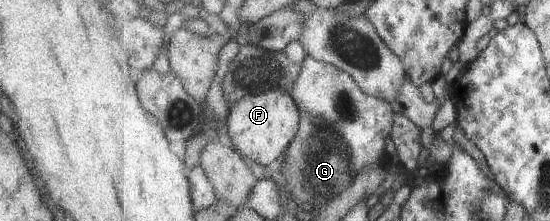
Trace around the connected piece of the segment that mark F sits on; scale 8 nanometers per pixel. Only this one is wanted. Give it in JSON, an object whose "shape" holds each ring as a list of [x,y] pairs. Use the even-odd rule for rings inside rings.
{"shape":[[[284,88],[251,94],[229,107],[224,137],[246,161],[270,167],[285,153],[300,126],[302,113],[295,98]]]}

